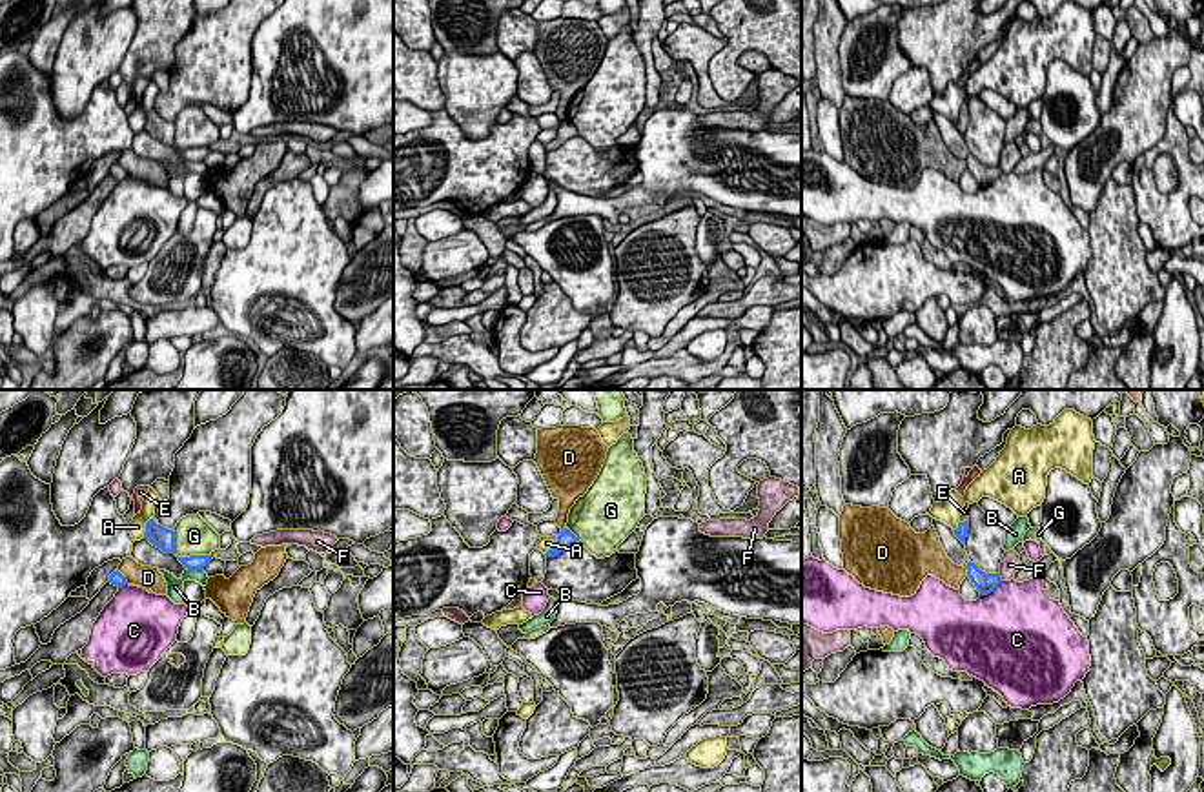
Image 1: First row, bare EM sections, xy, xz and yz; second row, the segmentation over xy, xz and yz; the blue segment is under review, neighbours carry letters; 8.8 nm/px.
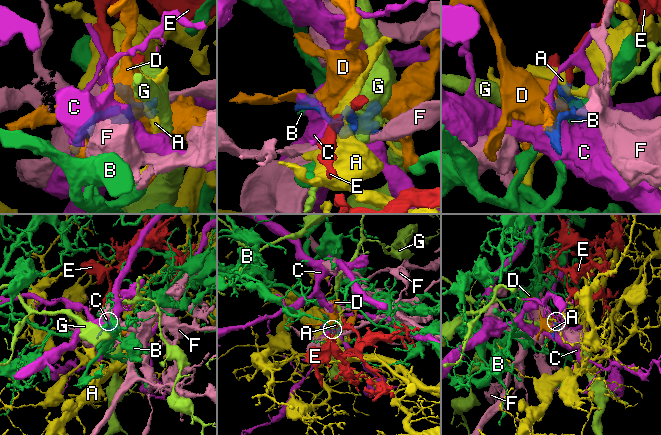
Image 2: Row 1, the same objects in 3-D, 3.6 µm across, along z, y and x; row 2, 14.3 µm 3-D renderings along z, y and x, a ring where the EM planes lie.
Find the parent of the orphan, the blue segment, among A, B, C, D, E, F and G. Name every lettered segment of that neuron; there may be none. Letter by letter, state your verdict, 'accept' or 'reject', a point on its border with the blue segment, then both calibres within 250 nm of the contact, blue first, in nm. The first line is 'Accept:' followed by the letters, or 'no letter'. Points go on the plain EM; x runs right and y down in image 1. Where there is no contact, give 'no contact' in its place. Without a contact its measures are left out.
Accept: E
A: reject; meets blue in xz at (556, 137); 140 nm thick on the blue side, 130 nm on the other
B: reject; meets blue in xy at (195, 161); 130 nm thick on the blue side, 160 nm on the other
C: reject; meets blue in yz at (991, 182); 180 nm thick on the blue side, 500 nm on the other
D: reject; meets blue in xy at (122, 168); 120 nm thick on the blue side, 200 nm on the other
E: accept; meets blue in xy at (153, 113); 190 nm thick on the blue side, 30 nm on the other
F: reject; meets blue in yz at (1000, 170); 180 nm thick on the blue side, 170 nm on the other
G: reject; meets blue in xy at (181, 150); 130 nm thick on the blue side, 340 nm on the other

